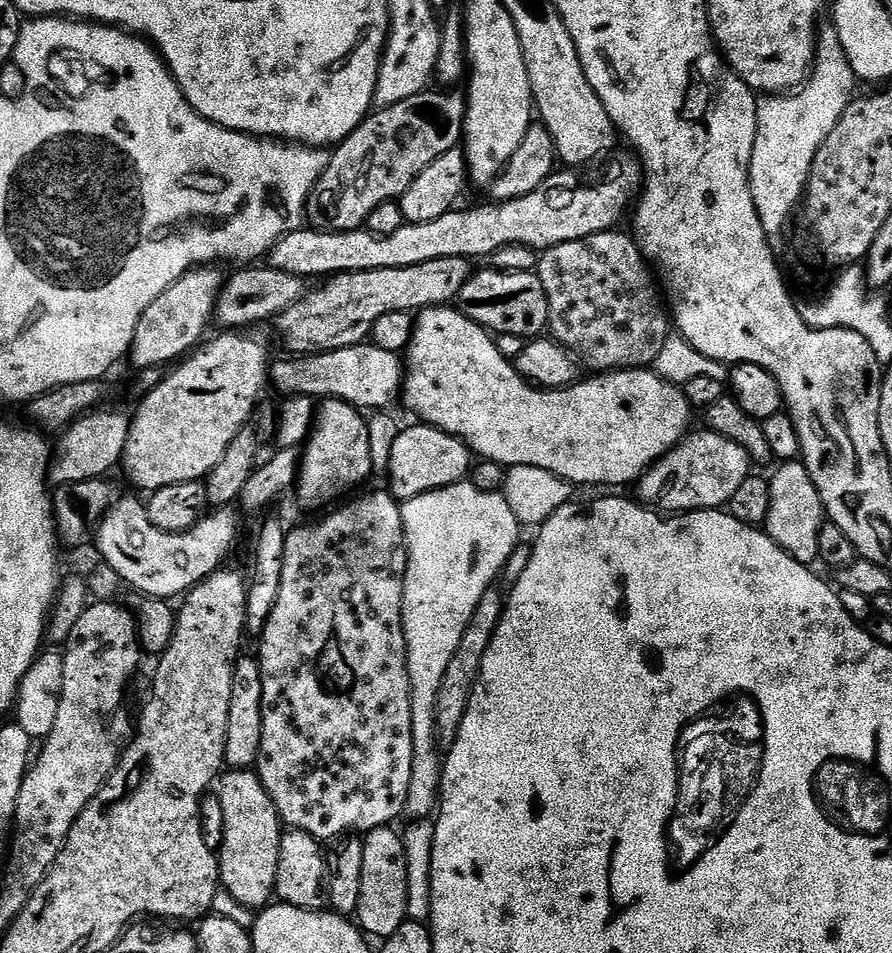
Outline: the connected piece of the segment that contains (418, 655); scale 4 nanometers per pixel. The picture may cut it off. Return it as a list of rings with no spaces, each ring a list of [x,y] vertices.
[[[461,482],[451,484],[445,488],[439,488],[433,492],[427,492],[421,496],[415,496],[413,500],[403,501],[400,505],[400,513],[402,514],[402,522],[404,523],[404,537],[408,543],[408,569],[404,575],[404,637],[406,638],[406,650],[408,651],[408,673],[410,674],[410,722],[414,729],[414,759],[411,763],[410,787],[403,807],[401,819],[406,822],[413,822],[408,829],[403,829],[404,845],[406,846],[406,870],[408,871],[408,919],[427,921],[432,915],[432,895],[430,894],[430,878],[432,877],[432,843],[434,842],[434,834],[436,833],[435,823],[429,818],[433,815],[438,804],[438,793],[440,785],[440,774],[442,764],[440,754],[437,754],[438,741],[434,735],[436,723],[434,722],[434,702],[438,702],[438,686],[442,686],[442,674],[446,674],[446,666],[450,663],[450,658],[454,658],[454,650],[458,650],[458,642],[462,642],[462,634],[466,630],[466,626],[470,622],[470,618],[474,614],[474,610],[478,606],[478,601],[482,599],[482,594],[486,594],[493,587],[492,582],[497,581],[507,559],[515,550],[516,545],[522,540],[522,526],[514,518],[514,510],[510,510],[510,506],[506,502],[506,498],[499,492],[483,492],[473,486],[471,482]]]

